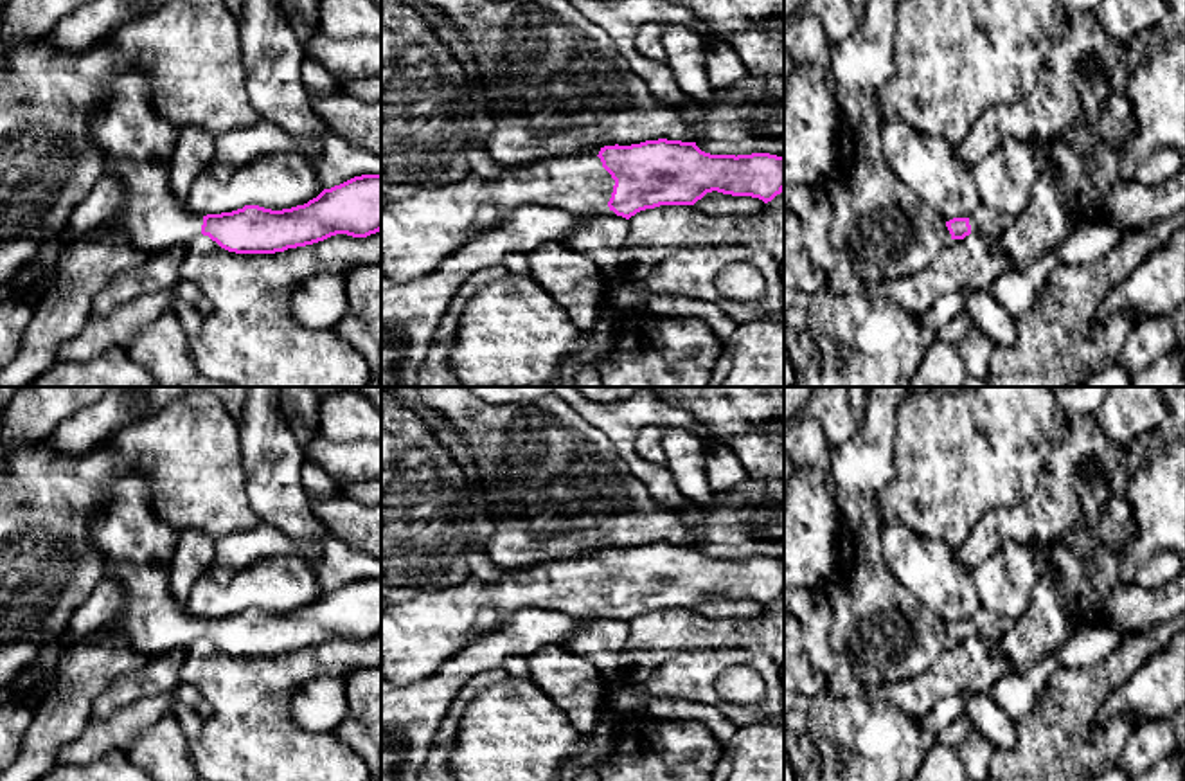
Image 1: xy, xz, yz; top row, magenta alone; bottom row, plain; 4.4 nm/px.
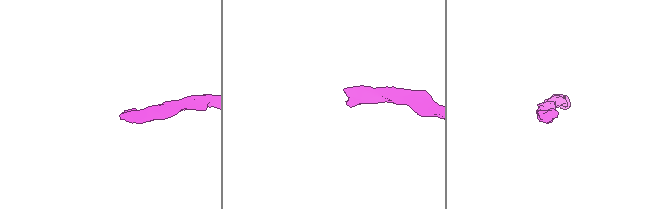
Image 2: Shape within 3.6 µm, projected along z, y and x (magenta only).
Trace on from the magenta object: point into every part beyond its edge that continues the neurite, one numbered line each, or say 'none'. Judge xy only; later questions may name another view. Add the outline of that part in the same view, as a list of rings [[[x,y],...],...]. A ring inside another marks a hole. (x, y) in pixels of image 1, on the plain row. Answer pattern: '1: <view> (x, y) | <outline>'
1: xy (137, 546) | [[[131,471],[119,477],[108,491],[106,504],[92,520],[92,543],[104,554],[104,576],[111,578],[124,594],[120,614],[90,633],[74,633],[67,628],[61,635],[47,635],[18,677],[7,686],[9,696],[0,704],[0,770],[18,756],[20,743],[31,722],[31,711],[50,689],[61,657],[81,642],[108,637],[146,655],[164,653],[173,648],[187,648],[201,637],[203,619],[196,617],[187,603],[174,599],[169,585],[169,563],[180,533],[162,522],[153,507],[149,480]]]

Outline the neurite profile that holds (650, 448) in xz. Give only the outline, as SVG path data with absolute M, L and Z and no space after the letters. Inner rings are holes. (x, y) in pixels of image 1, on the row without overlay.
M644 426L637 435L635 452L640 455L640 459L656 464L665 466L665 452L662 446L662 426Z

